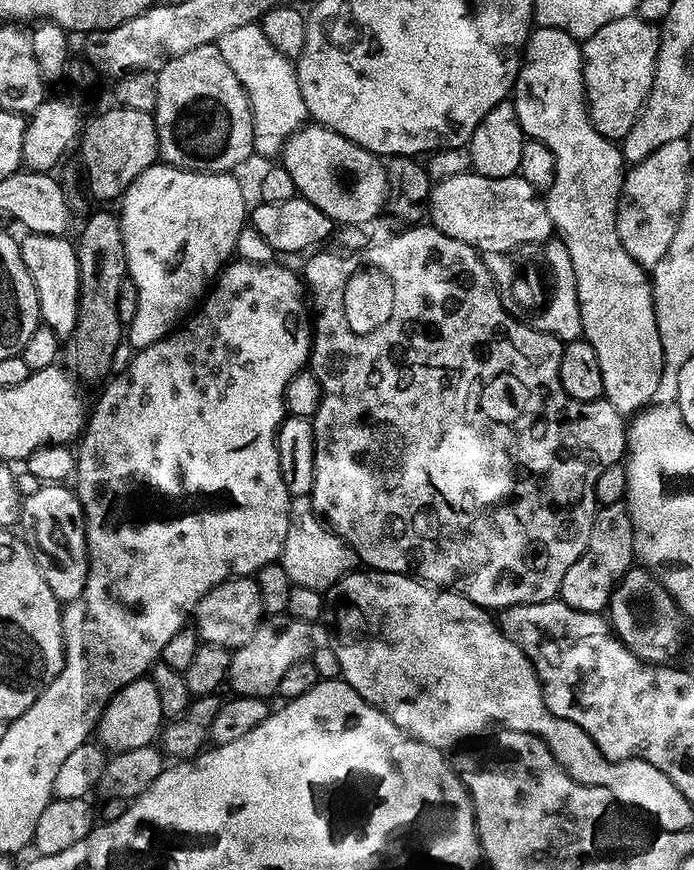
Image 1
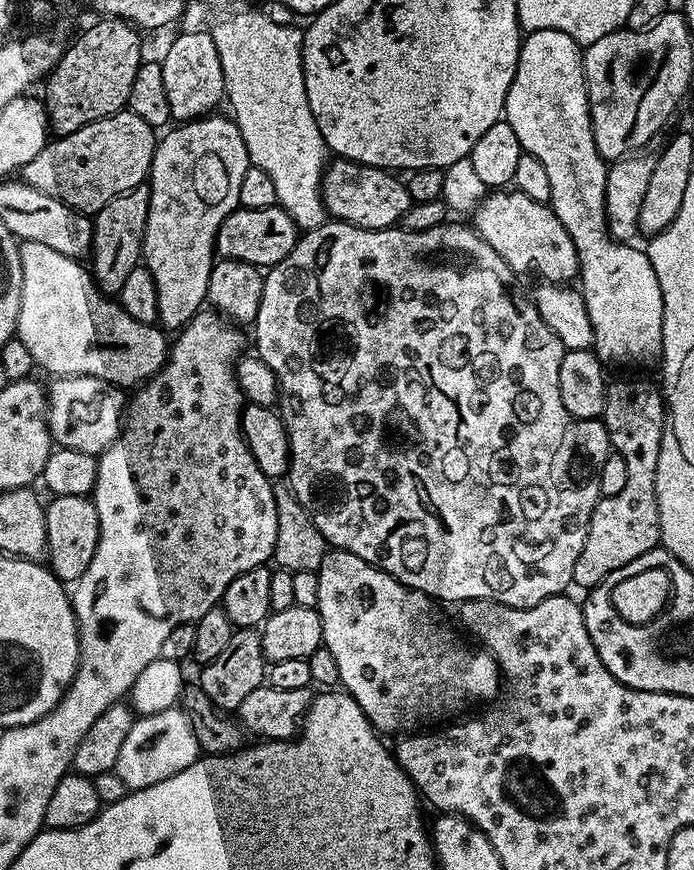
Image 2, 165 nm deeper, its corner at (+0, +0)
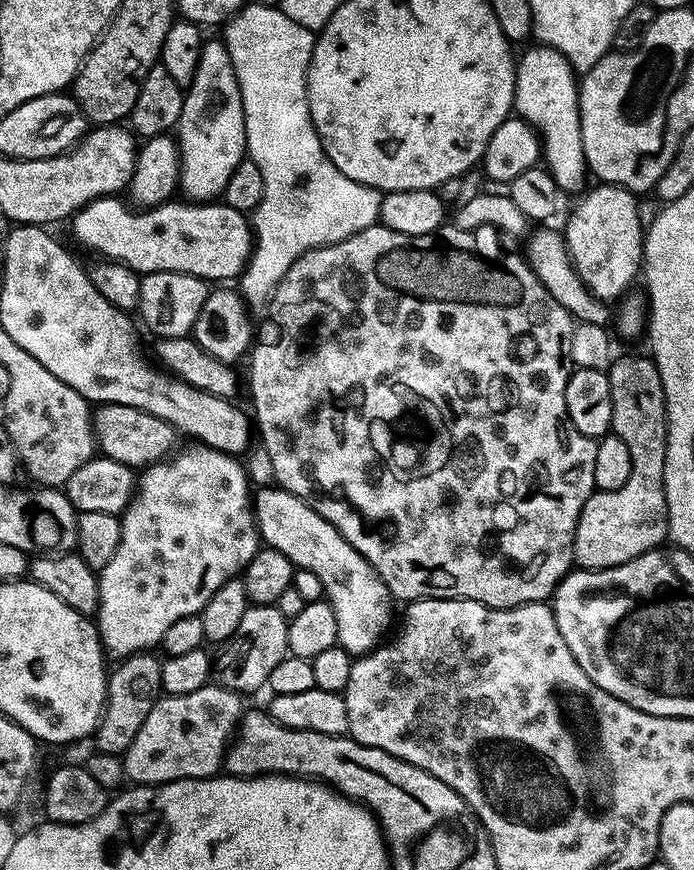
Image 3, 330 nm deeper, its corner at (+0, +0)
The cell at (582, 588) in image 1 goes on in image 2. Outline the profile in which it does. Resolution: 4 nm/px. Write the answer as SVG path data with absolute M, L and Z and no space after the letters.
M612 380L602 417L609 445L626 462L626 486L613 496L596 503L592 511L586 542L578 562L574 562L572 584L591 590L614 570L634 562L660 544L660 515L656 501L656 471L660 443L666 427L666 405L659 387L648 380Z

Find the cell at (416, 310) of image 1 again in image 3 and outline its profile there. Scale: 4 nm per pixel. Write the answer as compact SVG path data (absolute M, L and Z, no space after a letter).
M373 226L337 244L324 244L321 248L311 248L309 252L297 258L294 266L290 266L290 270L280 281L275 292L272 293L270 309L272 308L272 324L276 327L276 333L265 344L257 343L251 349L250 359L247 361L247 364L249 363L248 384L252 387L253 409L251 408L251 411L254 413L254 424L258 429L259 443L266 450L266 454L270 454L271 475L276 476L275 483L279 487L285 488L290 494L302 498L302 502L309 504L315 512L322 514L322 518L326 518L326 522L333 524L342 534L342 538L346 538L346 542L350 542L350 546L354 546L354 550L358 550L358 554L362 554L362 558L366 558L366 562L370 562L370 566L379 574L382 582L397 601L477 600L478 603L484 604L488 608L516 608L519 604L538 604L547 601L556 591L560 579L567 576L573 567L572 547L574 546L574 534L578 526L580 511L582 506L586 506L592 493L597 491L594 482L596 440L579 432L574 426L574 422L570 422L566 410L566 382L574 367L570 358L570 342L574 327L573 316L555 301L555 298L551 296L551 291L532 271L529 261L523 255L520 255L521 257L511 256L500 245L500 240L496 236L500 237L497 229L492 227L464 232L455 226L444 226L438 232L422 234L421 236L407 236L383 226Z

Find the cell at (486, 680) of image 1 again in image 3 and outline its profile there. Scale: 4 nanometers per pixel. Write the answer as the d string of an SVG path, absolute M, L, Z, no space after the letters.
M271 487L257 491L254 496L256 531L260 533L261 541L267 547L286 554L296 568L305 568L318 574L327 602L338 622L339 647L350 654L372 651L385 639L384 631L392 620L392 593L370 562L366 562L366 558L362 558L362 554L358 554L358 550L354 550L354 546L342 538L336 527L322 518L322 514L315 512L309 504L302 502L302 498L290 494L285 488Z

